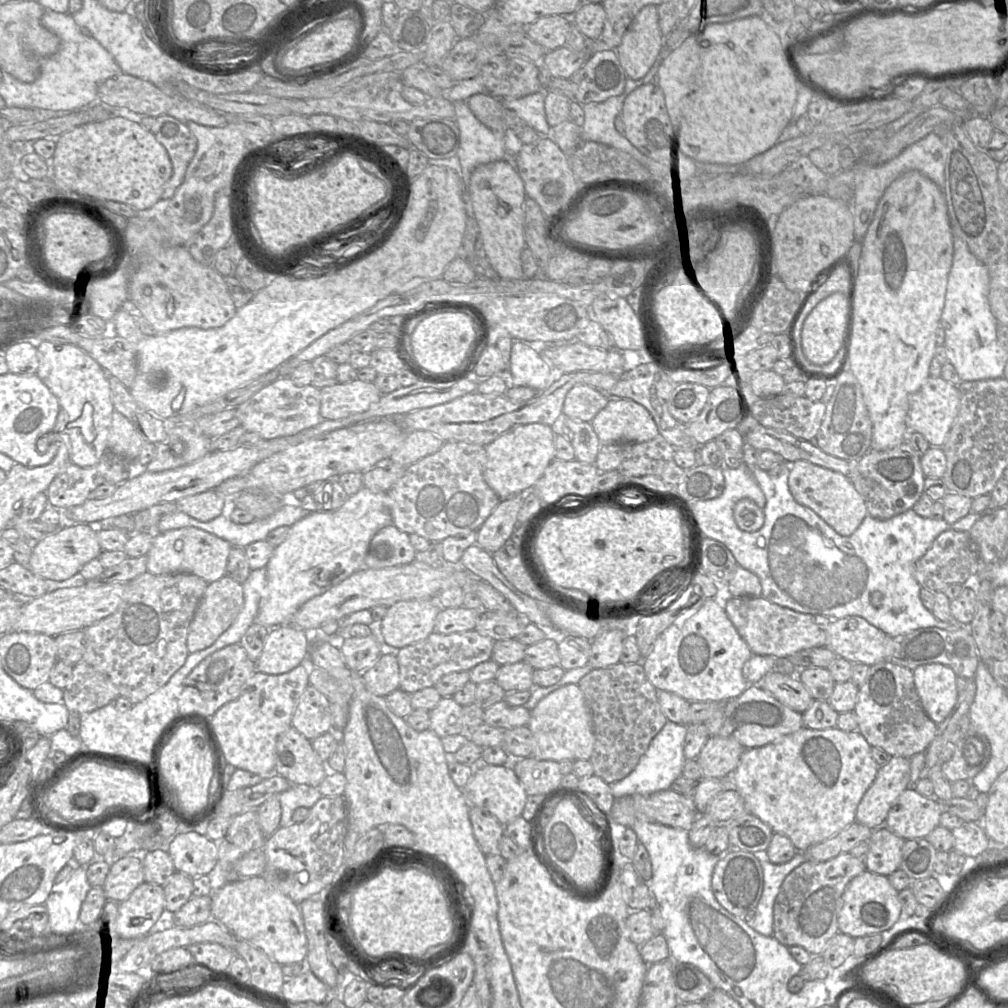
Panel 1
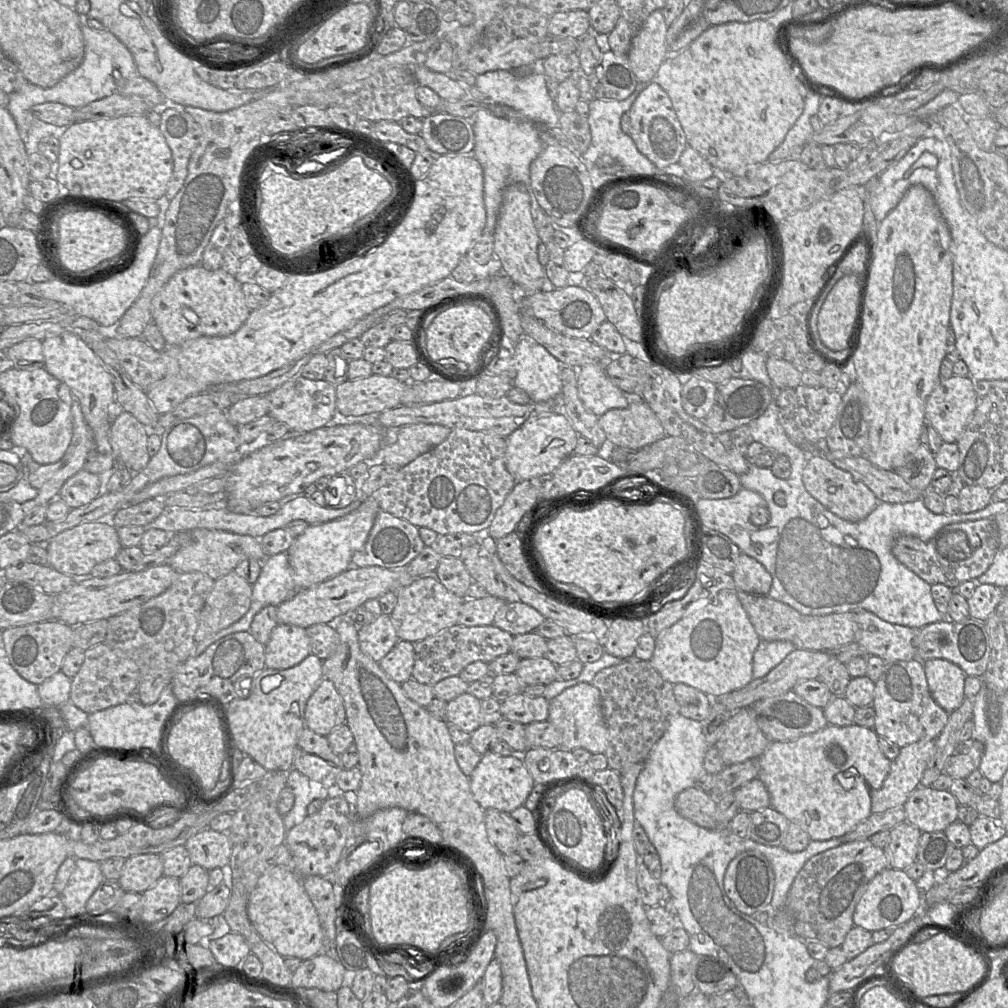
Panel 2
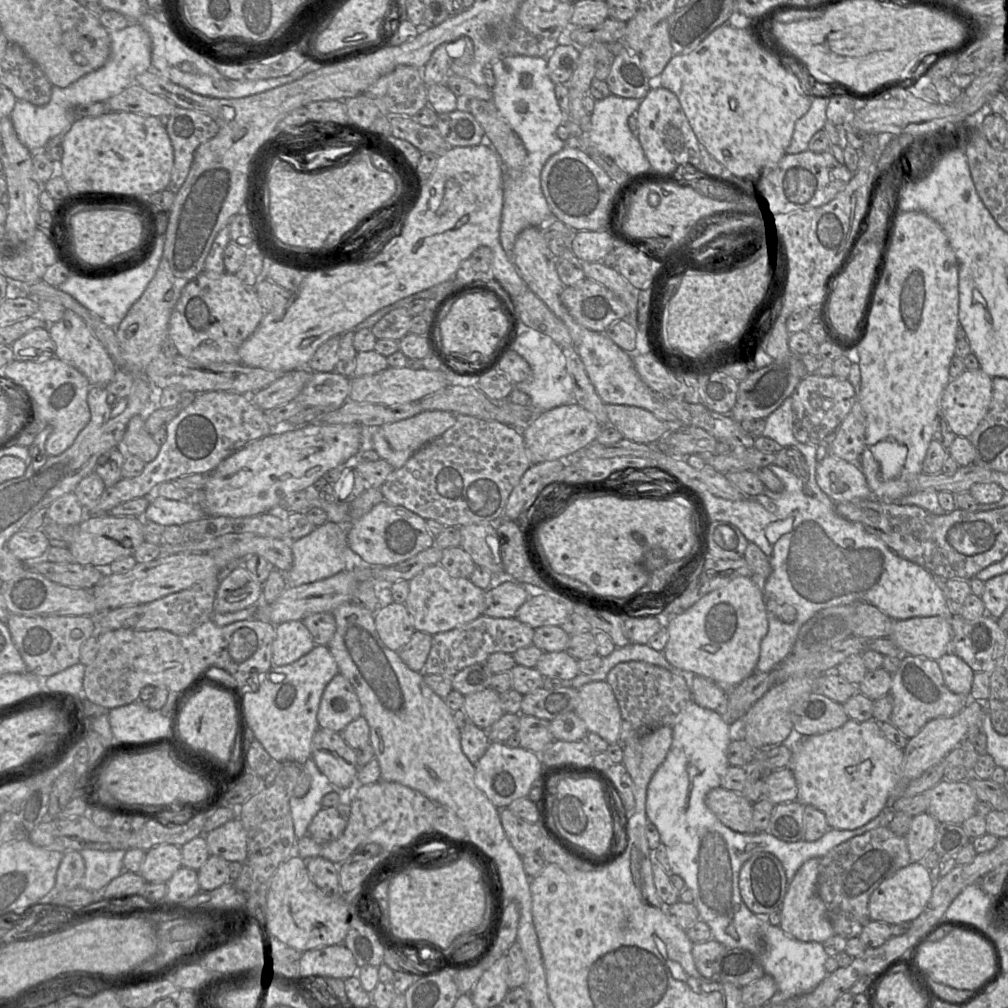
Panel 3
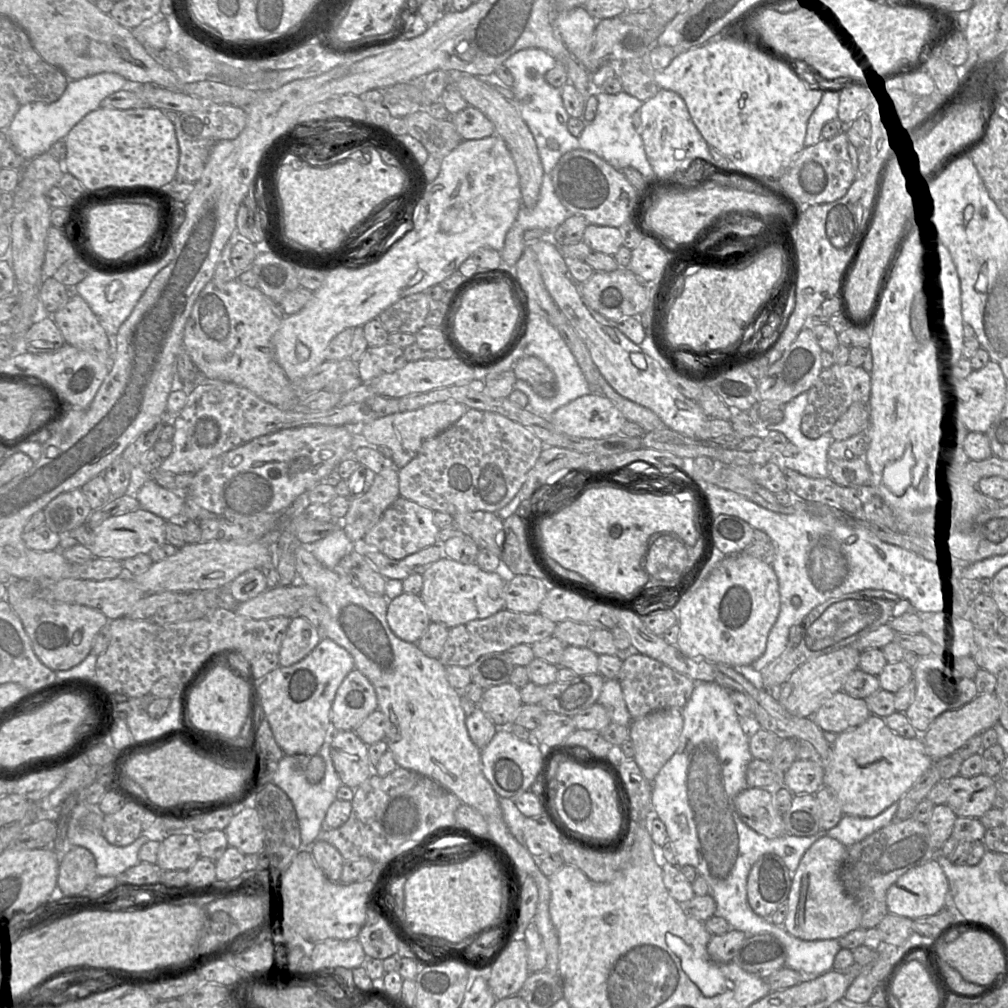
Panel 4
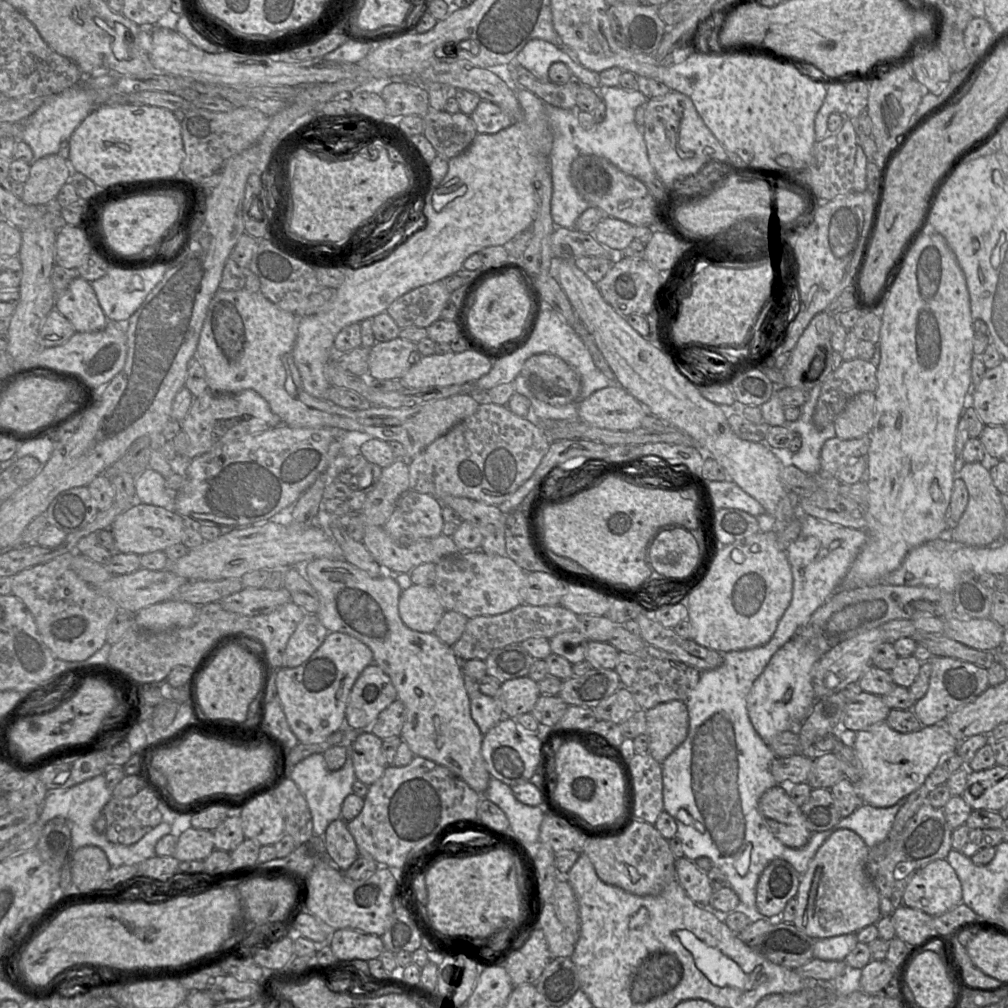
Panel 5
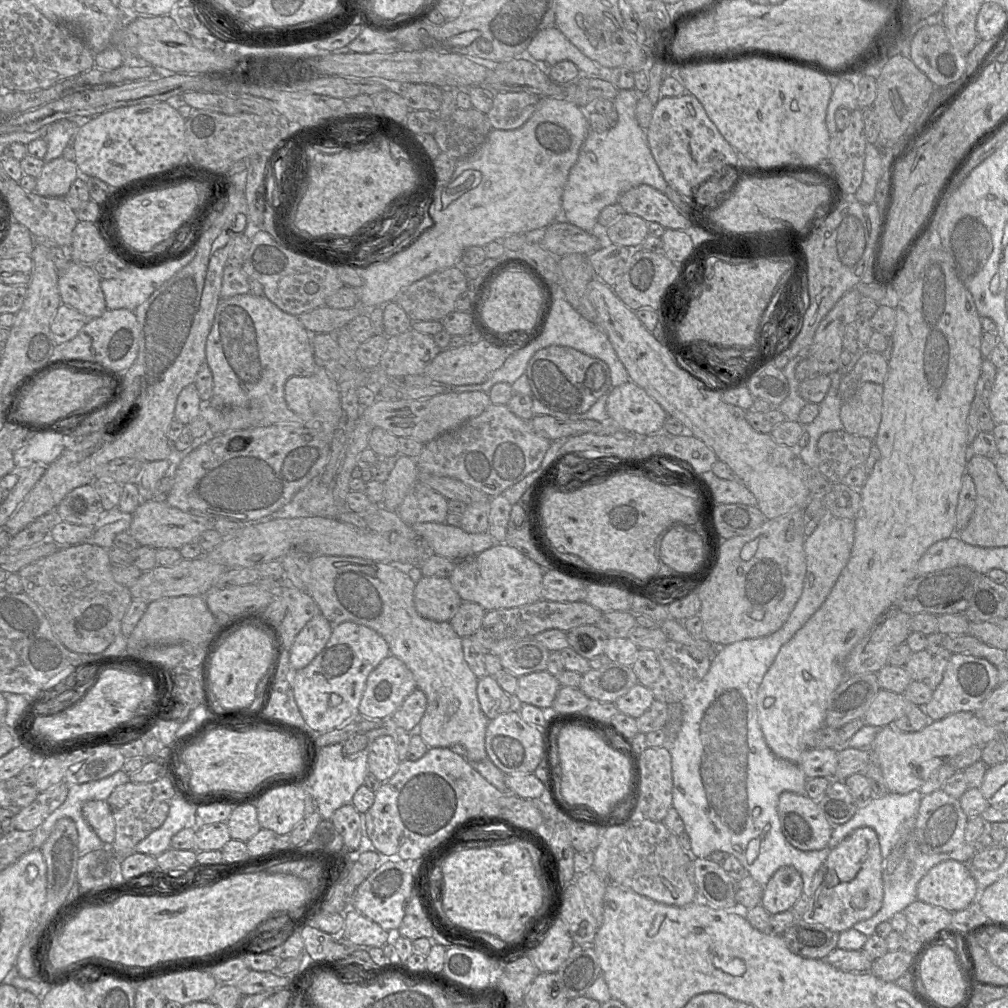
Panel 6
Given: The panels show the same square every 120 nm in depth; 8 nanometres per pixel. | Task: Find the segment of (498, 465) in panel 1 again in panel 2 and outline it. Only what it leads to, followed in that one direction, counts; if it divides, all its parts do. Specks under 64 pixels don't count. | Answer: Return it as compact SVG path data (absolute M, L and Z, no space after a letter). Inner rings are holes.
M560 411L532 417L506 437L506 468L516 483L547 477L573 454L578 437L568 418Z

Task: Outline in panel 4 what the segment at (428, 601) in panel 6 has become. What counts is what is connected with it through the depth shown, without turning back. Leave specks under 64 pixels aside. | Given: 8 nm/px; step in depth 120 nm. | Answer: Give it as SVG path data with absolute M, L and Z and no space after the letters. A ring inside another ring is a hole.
M405 592L389 600L386 618L392 632L410 643L416 643L431 623L419 594Z

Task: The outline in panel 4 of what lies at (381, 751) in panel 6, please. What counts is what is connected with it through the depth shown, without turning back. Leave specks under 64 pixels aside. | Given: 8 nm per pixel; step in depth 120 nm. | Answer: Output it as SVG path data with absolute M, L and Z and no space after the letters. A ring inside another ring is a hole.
M353 730L333 731L331 757L343 785L357 788L372 774L368 746Z

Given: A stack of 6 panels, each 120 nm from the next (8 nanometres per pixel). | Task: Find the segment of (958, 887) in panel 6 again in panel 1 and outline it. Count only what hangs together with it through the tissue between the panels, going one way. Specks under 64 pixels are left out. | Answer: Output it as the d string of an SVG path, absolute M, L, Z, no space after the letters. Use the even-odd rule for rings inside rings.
M865 870L855 876L844 890L838 914L839 932L854 938L881 933L898 921L900 913L899 891L891 885L888 876Z

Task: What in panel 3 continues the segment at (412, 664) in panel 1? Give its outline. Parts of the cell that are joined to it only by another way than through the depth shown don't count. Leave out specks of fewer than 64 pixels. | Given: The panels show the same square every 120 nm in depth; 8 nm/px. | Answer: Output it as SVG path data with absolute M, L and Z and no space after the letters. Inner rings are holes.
M481 615L475 620L452 630L432 636L432 645L423 669L419 672L454 676L462 669L476 663L485 663L496 652L512 654L533 642L534 628L517 618L494 618Z

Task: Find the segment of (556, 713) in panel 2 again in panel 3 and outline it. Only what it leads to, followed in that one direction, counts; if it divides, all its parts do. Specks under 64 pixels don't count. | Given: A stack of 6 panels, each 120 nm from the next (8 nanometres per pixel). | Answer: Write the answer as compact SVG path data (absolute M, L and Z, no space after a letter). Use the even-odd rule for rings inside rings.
M607 681L586 683L578 688L578 704L574 712L581 718L589 732L596 733L610 745L616 744L620 739L621 712L617 699Z

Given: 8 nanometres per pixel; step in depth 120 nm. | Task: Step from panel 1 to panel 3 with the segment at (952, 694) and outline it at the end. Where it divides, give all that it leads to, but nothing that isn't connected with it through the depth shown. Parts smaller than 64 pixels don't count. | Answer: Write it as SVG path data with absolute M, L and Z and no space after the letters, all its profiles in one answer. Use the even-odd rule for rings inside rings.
M945 654L937 660L945 685L956 694L968 695L975 672L959 656Z

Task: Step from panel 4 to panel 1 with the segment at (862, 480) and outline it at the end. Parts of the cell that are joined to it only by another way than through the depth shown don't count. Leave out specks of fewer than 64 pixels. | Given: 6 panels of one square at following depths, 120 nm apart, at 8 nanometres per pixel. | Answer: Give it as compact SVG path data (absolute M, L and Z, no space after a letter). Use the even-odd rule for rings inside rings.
M805 460L790 463L789 490L795 501L813 510L841 536L852 535L868 515L863 496L843 474Z

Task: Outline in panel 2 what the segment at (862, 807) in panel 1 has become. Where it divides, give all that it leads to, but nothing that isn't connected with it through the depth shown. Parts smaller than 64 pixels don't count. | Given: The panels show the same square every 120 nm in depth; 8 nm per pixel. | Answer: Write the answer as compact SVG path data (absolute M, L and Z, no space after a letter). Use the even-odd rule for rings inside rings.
M931 739L920 740L916 743L912 743L901 748L899 755L892 761L889 773L882 786L874 791L871 795L871 812L873 814L881 813L888 809L904 805L910 794L920 785L920 779L933 754L934 746L935 739Z

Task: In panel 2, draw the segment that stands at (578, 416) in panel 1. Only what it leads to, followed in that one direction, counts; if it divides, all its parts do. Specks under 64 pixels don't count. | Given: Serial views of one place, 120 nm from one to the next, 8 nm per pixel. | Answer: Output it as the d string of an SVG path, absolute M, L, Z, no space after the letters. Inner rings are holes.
M604 363L578 368L578 394L585 407L598 417L610 409L626 408L631 397L607 376Z

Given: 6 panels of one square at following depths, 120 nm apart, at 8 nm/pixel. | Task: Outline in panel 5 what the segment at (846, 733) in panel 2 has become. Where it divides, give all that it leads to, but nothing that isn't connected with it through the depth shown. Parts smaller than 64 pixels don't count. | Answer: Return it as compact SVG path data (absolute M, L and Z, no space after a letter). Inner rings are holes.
M882 721L864 730L857 731L852 747L861 763L861 777L854 784L857 794L863 803L873 807L885 808L893 806L900 799L906 798L919 788L940 760L956 751L959 743L960 741L954 738L942 723L922 726L915 732L899 733L893 730L885 721Z

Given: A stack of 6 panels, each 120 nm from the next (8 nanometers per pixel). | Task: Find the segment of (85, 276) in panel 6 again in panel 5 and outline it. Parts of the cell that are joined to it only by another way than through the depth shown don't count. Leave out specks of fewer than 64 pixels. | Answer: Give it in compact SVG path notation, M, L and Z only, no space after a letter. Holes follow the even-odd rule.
M75 276L66 290L57 294L55 309L71 322L76 332L97 332L108 325L91 283L80 276Z

